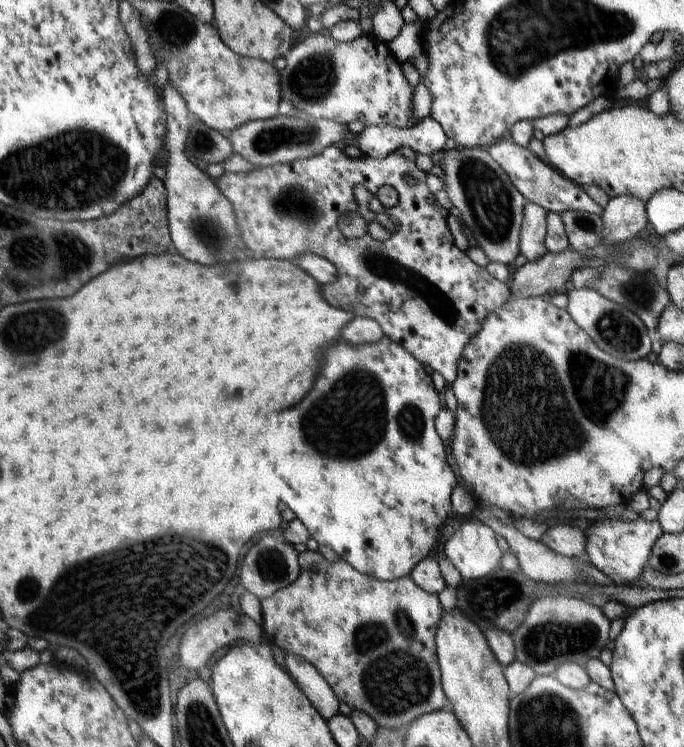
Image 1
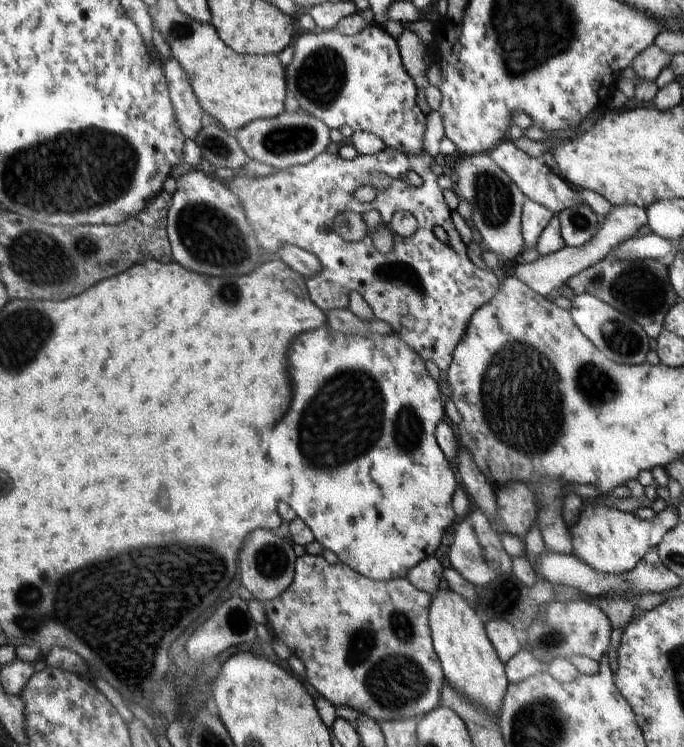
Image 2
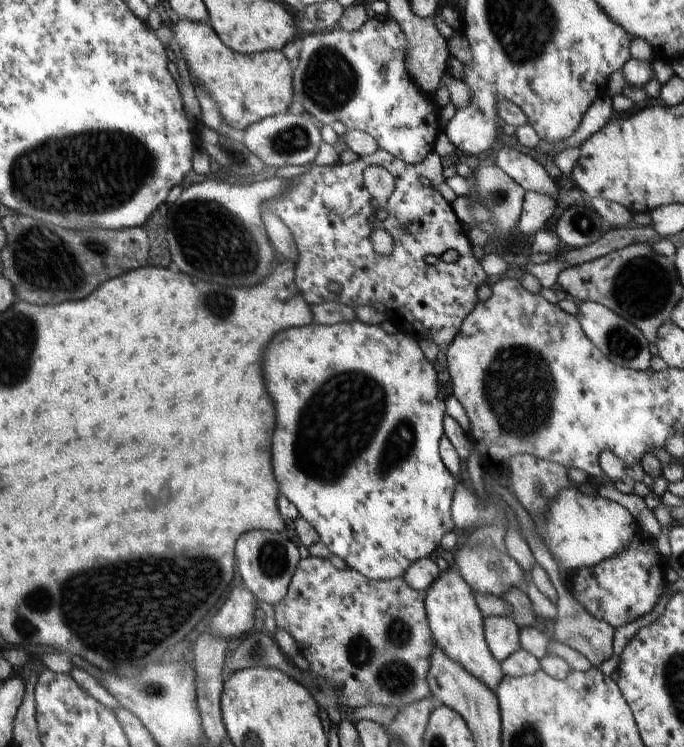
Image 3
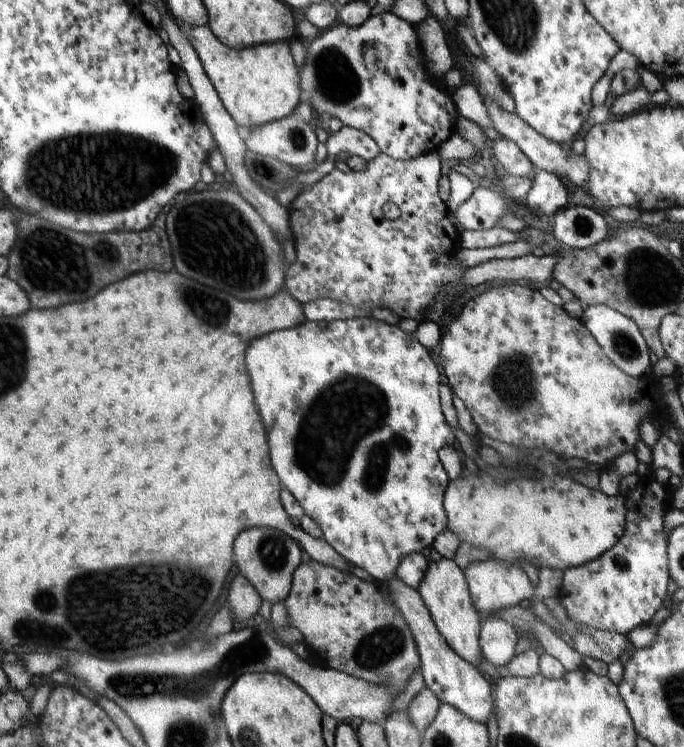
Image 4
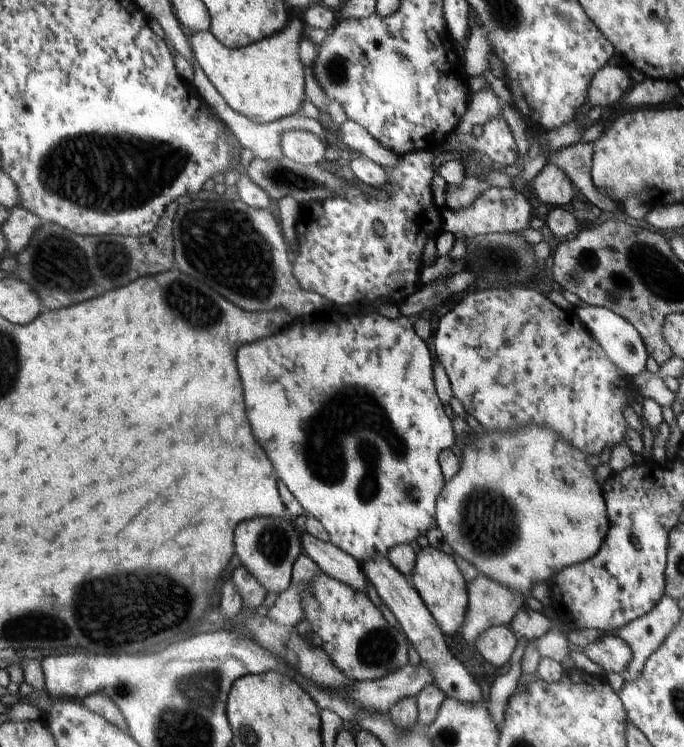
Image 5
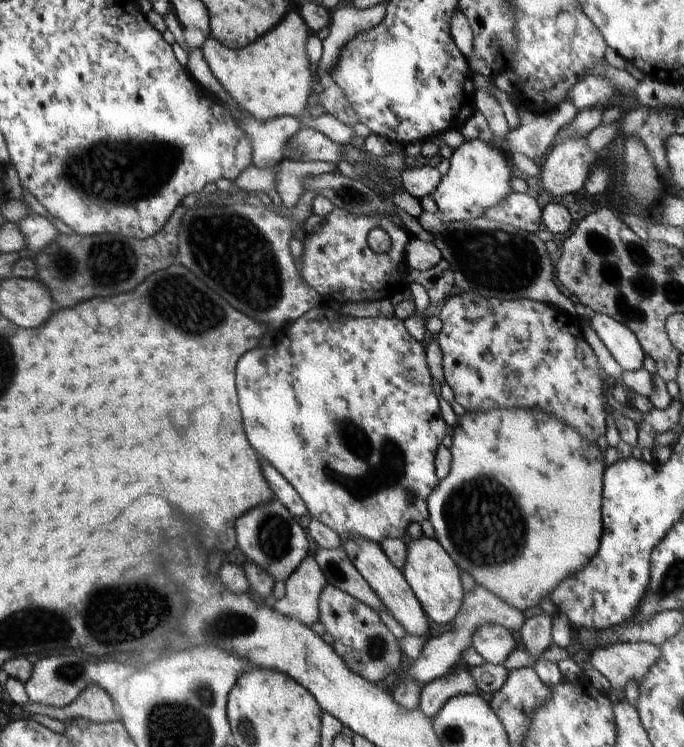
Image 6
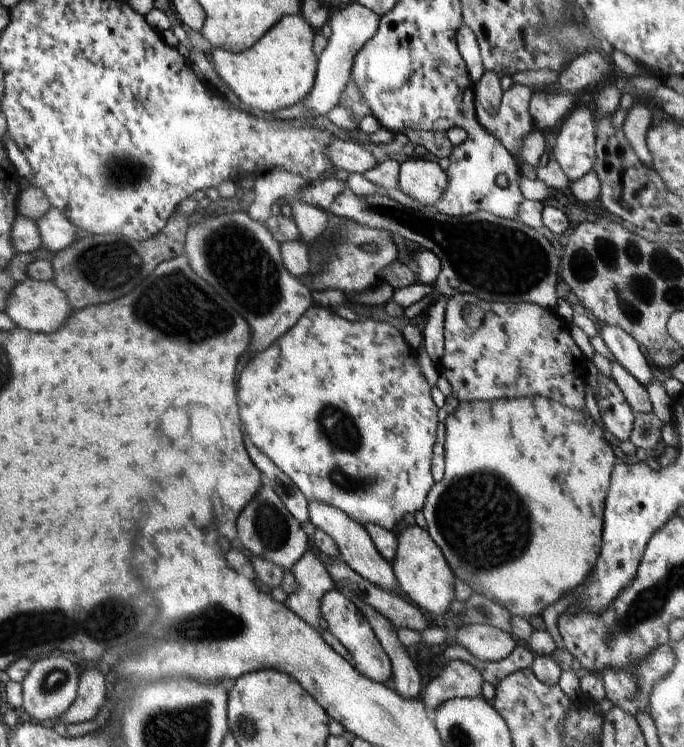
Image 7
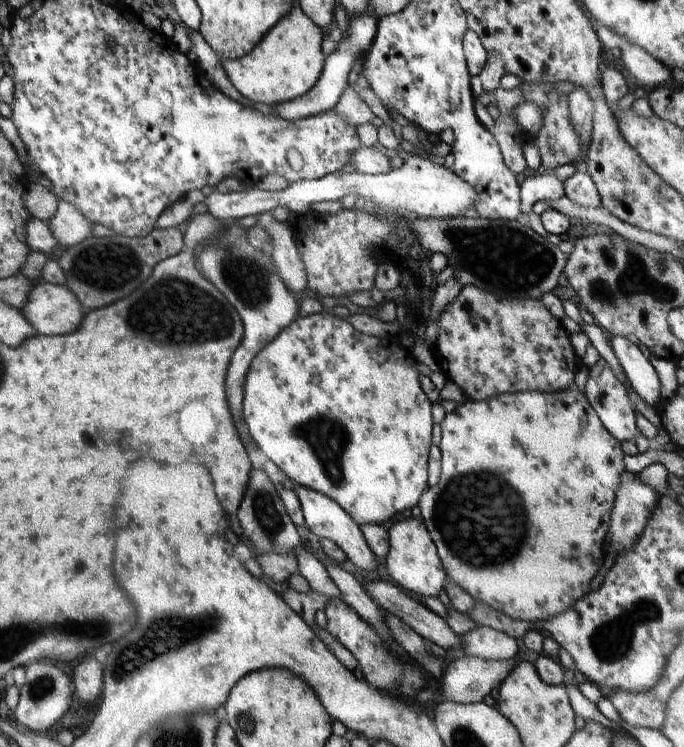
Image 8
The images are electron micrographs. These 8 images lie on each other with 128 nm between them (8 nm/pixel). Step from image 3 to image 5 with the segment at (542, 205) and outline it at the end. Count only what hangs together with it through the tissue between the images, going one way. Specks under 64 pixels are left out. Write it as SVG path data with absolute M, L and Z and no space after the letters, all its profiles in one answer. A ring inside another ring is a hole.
M548 162L534 178L532 190L542 202L550 207L565 207L570 205L574 198L572 180L564 174L558 164Z

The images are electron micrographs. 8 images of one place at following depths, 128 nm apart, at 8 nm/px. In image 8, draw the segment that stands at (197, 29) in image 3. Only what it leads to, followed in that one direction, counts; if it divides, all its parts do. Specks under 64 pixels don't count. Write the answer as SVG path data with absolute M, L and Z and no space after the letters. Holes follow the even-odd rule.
M295 4L254 46L250 54L242 58L221 58L224 74L234 88L252 102L274 106L304 96L316 86L324 70L322 42L327 32L314 24L300 5Z

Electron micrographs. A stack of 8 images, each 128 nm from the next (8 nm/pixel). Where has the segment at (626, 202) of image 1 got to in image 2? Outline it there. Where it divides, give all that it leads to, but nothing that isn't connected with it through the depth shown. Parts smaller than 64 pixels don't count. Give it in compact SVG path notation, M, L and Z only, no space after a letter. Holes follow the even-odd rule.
M613 206L610 214L606 216L606 222L598 229L598 232L582 246L572 248L564 245L558 252L552 254L540 255L540 258L533 263L527 264L522 261L516 265L514 276L533 291L541 294L543 297L548 294L556 294L558 288L566 284L569 278L576 276L582 270L586 270L589 266L604 260L612 250L622 244L627 238L631 238L639 231L647 230L648 218L647 212L643 208L637 206Z

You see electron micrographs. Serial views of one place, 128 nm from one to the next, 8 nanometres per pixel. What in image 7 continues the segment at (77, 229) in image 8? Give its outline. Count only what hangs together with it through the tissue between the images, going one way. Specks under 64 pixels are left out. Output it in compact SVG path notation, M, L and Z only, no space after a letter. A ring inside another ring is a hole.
M50 207L44 216L35 220L42 245L54 253L68 248L76 240L76 224L72 224L58 208Z

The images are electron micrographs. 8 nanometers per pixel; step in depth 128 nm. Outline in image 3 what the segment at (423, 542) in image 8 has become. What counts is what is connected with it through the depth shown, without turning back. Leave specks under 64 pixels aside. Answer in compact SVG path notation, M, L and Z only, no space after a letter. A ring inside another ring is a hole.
M455 562L448 564L446 571L440 570L438 578L430 584L430 588L424 592L425 611L430 632L436 646L456 664L466 668L474 678L478 678L488 690L496 692L500 680L505 676L500 668L501 662L490 654L484 634L484 616L480 612L473 592L468 583L460 576Z

